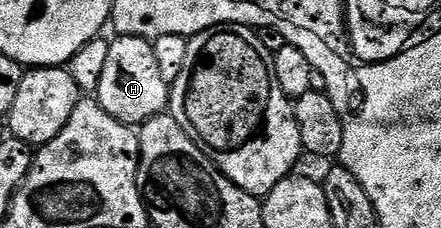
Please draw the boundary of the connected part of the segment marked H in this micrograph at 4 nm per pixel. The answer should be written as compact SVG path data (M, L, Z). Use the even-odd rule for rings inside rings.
M121 36L116 40L110 41L107 64L99 79L95 101L108 114L115 116L115 120L125 126L137 128L157 114L166 113L171 86L163 80L163 72L159 72L159 63L153 55L153 43L150 39Z

